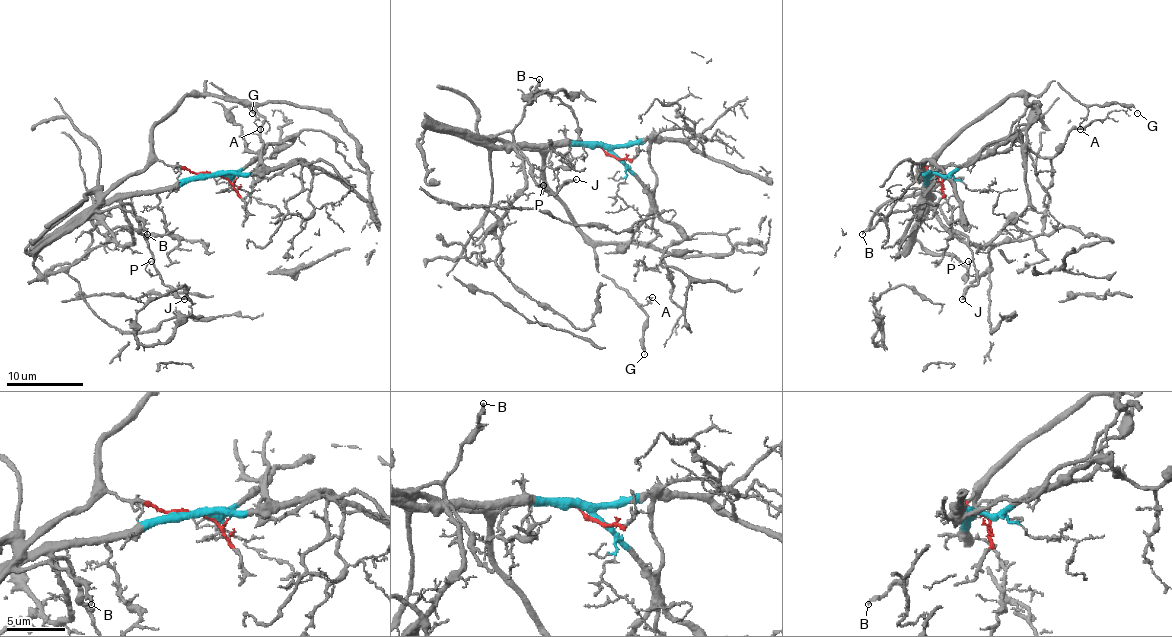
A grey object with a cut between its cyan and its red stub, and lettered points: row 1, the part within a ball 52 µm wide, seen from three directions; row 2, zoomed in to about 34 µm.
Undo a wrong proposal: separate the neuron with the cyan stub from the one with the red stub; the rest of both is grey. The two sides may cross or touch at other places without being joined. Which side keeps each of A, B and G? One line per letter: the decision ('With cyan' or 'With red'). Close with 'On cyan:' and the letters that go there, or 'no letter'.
A: With red
B: With red
G: With red
On cyan: no letter

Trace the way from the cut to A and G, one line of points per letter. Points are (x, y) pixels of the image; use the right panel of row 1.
A: (935, 175), (926, 167), (966, 129), (1010, 97), (1039, 95), (1056, 81), (1086, 106), (1088, 112), (1081, 129)
G: (935, 175), (926, 167), (966, 129), (1010, 97), (1039, 95), (1052, 81), (1082, 104), (1130, 104), (1138, 112)

